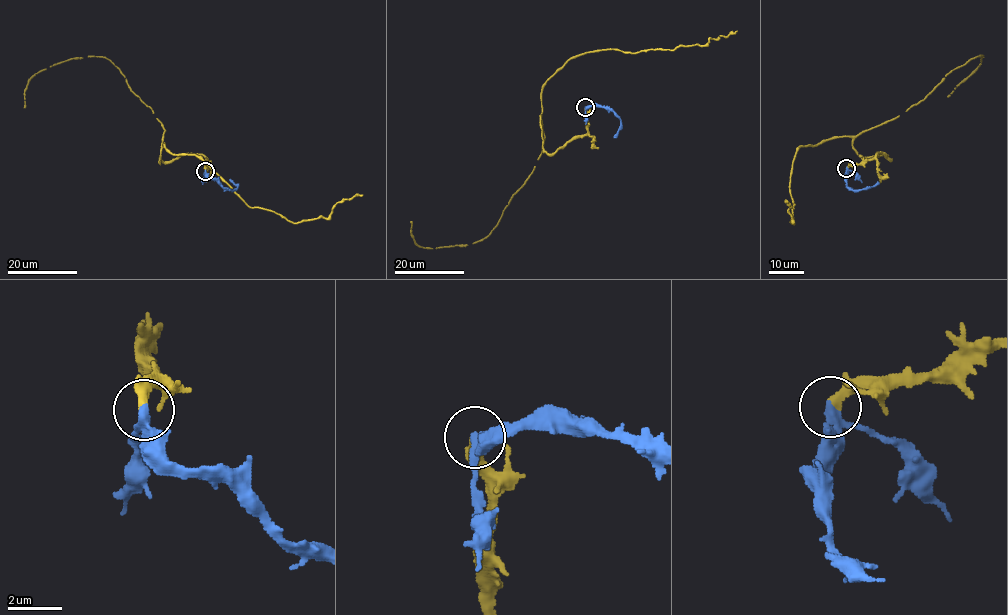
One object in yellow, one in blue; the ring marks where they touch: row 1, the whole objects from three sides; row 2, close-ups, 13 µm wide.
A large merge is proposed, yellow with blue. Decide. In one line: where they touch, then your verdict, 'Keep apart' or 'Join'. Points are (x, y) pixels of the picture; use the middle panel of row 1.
Place: (585, 107). Join

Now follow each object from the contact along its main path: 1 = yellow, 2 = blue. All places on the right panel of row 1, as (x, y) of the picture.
1: (846, 168), (876, 152), (890, 159), (863, 157), (853, 139), (895, 119), (952, 70), (982, 55), (947, 97)
2: (846, 168), (846, 185), (852, 190), (868, 189), (878, 182)

